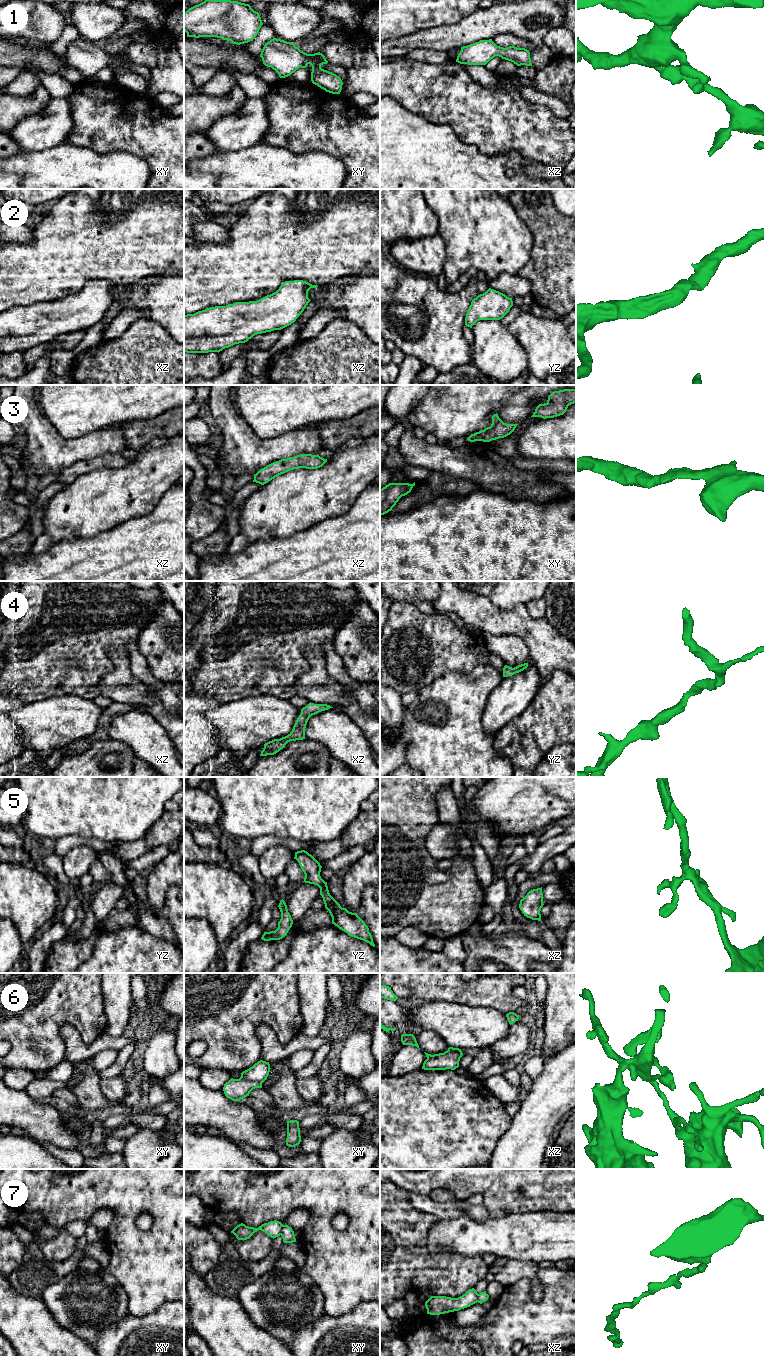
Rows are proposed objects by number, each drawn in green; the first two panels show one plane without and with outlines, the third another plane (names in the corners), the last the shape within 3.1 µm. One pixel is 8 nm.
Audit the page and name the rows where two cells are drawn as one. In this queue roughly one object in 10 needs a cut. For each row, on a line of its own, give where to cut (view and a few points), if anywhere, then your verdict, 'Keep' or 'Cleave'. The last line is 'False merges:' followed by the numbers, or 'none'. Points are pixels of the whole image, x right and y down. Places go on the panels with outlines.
1: No split. Keep
2: No split. Keep
3: No split. Keep
4: No split. Keep
5: No split. Keep
6: Split along xy (240, 1077), (261, 1083). Cleave
7: Split along xy (283, 1225), (280, 1234). Cleave
False merges: 6, 7

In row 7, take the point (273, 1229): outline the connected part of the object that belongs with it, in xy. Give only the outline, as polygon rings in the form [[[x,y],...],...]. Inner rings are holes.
[[[270,1221],[268,1223],[262,1224],[258,1228],[249,1227],[245,1224],[241,1223],[237,1225],[231,1233],[233,1233],[238,1240],[247,1240],[249,1239],[255,1232],[261,1230],[265,1232],[271,1238],[276,1238],[281,1235],[281,1230],[283,1228],[283,1224],[279,1221]]]

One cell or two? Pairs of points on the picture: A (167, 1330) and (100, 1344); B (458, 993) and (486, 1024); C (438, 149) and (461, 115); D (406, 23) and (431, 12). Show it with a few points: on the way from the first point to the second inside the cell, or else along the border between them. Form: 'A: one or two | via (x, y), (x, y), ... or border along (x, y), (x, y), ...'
A: one | via (150, 1330), (146, 1330), (132, 1344), (117, 1344)
B: two | border along (446, 1001), (467, 1005), (489, 1006), (492, 1008)
C: two | border along (429, 121), (448, 124), (461, 140), (469, 143)
D: one | via (412, 17), (417, 12), (425, 12)

